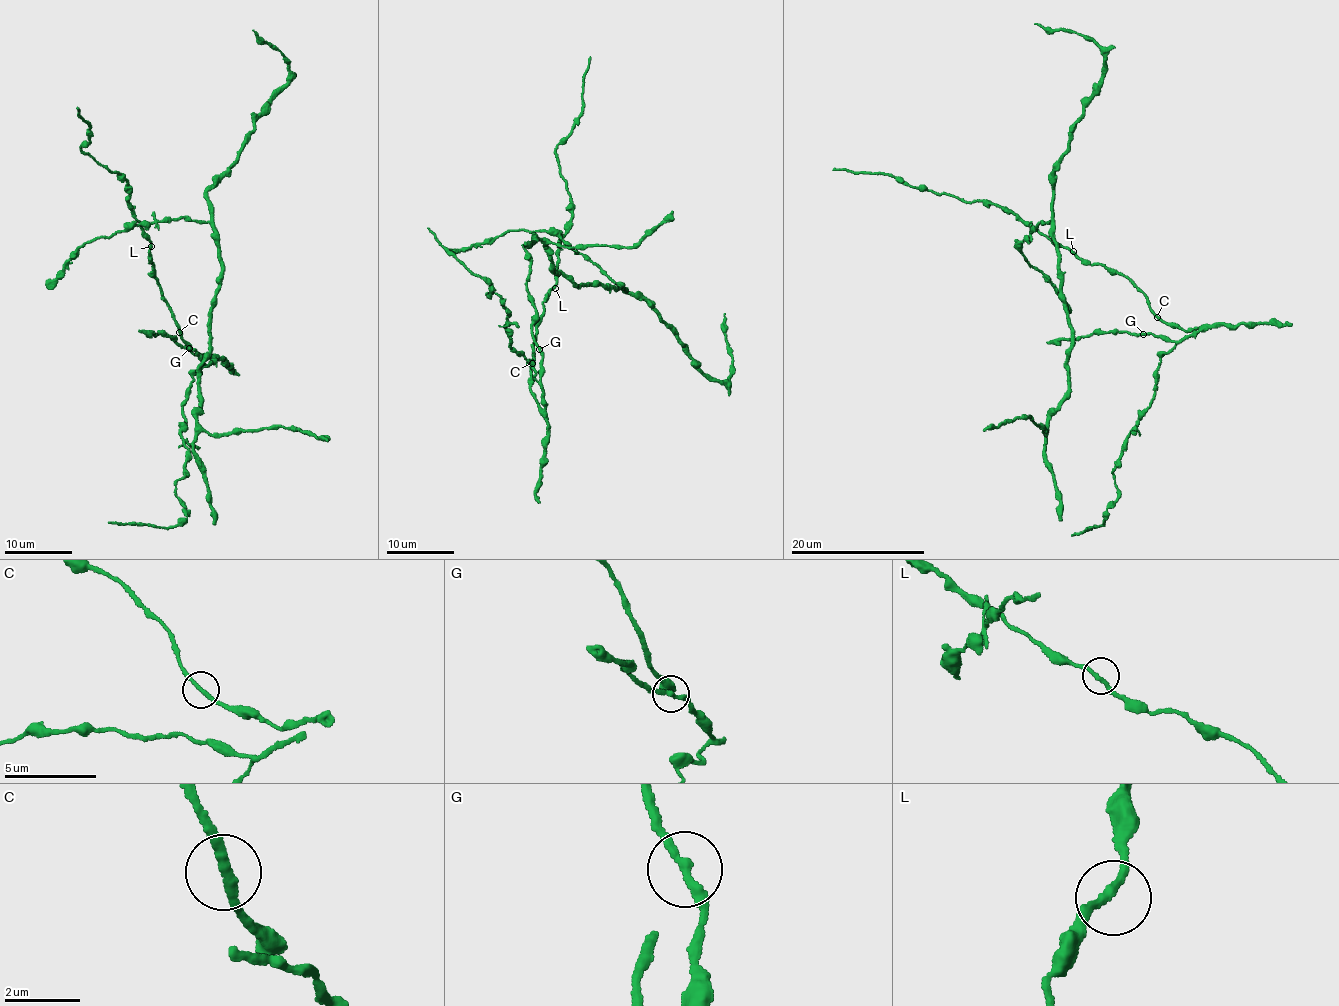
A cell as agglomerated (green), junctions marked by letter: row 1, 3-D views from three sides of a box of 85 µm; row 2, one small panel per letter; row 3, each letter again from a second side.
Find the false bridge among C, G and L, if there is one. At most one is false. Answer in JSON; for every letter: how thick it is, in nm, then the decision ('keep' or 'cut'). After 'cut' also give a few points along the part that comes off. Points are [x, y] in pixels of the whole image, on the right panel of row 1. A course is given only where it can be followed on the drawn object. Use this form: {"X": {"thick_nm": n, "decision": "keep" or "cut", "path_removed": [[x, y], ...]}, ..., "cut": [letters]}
{"C": {"thick_nm": 240, "decision": "keep"}, "G": {"thick_nm": 240, "decision": "keep"}, "L": {"thick_nm": 200, "decision": "keep"}, "cut": []}

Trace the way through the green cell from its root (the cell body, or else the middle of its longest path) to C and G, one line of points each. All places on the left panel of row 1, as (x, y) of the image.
C: (149, 247), (152, 256), (149, 262), (154, 264), (158, 286), (179, 332)
G: (149, 247), (149, 262), (181, 338), (194, 354), (213, 360), (206, 365), (189, 348)

